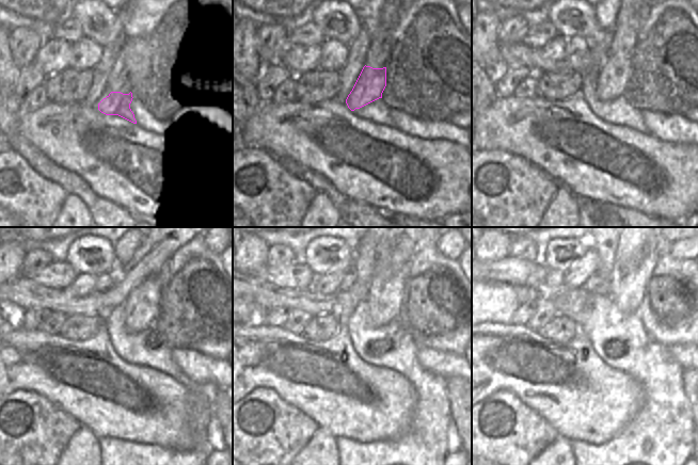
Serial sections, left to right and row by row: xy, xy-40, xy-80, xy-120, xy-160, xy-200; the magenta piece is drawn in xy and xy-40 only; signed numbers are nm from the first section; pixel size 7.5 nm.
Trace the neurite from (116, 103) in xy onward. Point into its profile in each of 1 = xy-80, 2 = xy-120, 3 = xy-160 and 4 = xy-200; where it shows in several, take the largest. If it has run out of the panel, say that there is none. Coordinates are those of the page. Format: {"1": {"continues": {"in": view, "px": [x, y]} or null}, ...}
{"1": {"continues": {"in": "xy-80", "px": [614, 78]}}, "2": {"continues": {"in": "xy-120", "px": [142, 304]}}, "3": {"continues": {"in": "xy-160", "px": [396, 249]}}, "4": {"continues": {"in": "xy-200", "px": [637, 252]}}}

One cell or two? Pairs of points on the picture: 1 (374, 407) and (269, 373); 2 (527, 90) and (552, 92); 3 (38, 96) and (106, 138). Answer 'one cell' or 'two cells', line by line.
1: one cell
2: two cells
3: two cells

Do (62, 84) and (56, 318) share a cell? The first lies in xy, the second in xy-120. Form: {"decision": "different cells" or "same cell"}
{"decision": "different cells"}

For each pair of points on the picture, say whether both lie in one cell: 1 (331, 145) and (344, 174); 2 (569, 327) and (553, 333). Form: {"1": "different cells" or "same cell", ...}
{"1": "same cell", "2": "same cell"}

